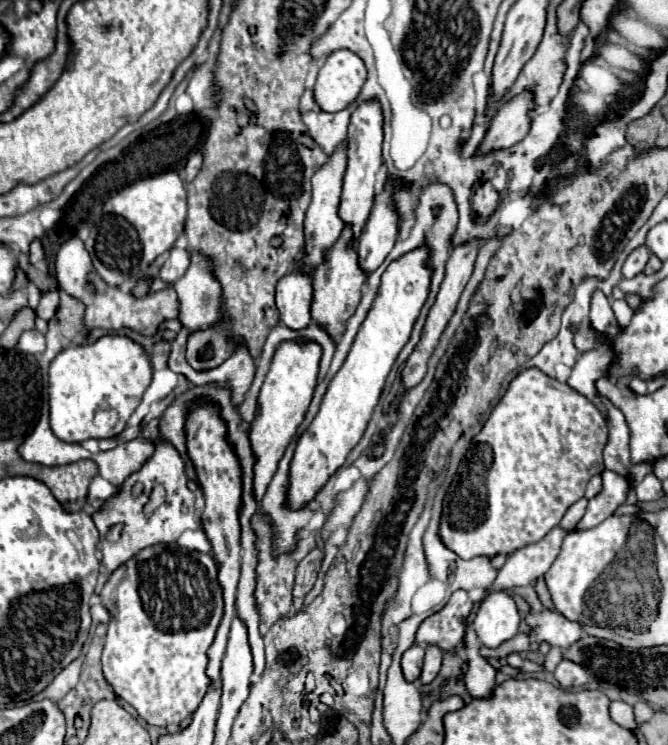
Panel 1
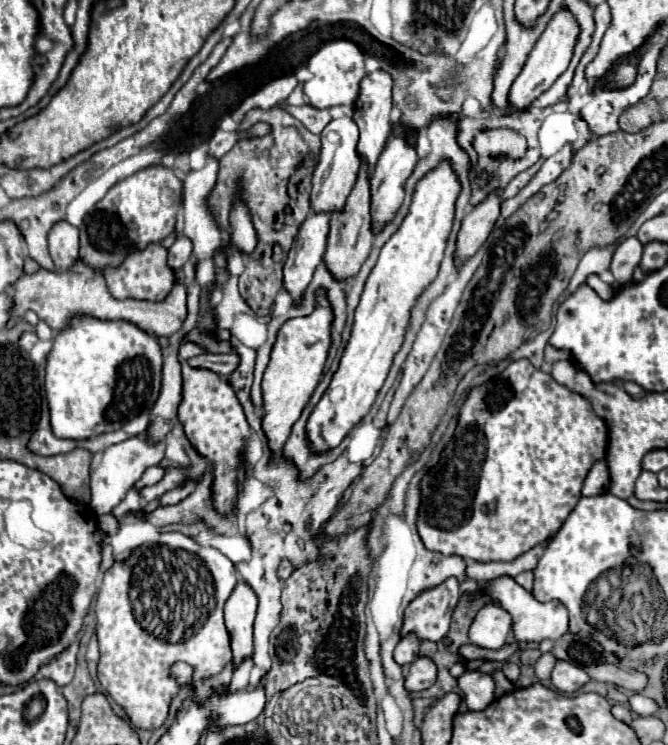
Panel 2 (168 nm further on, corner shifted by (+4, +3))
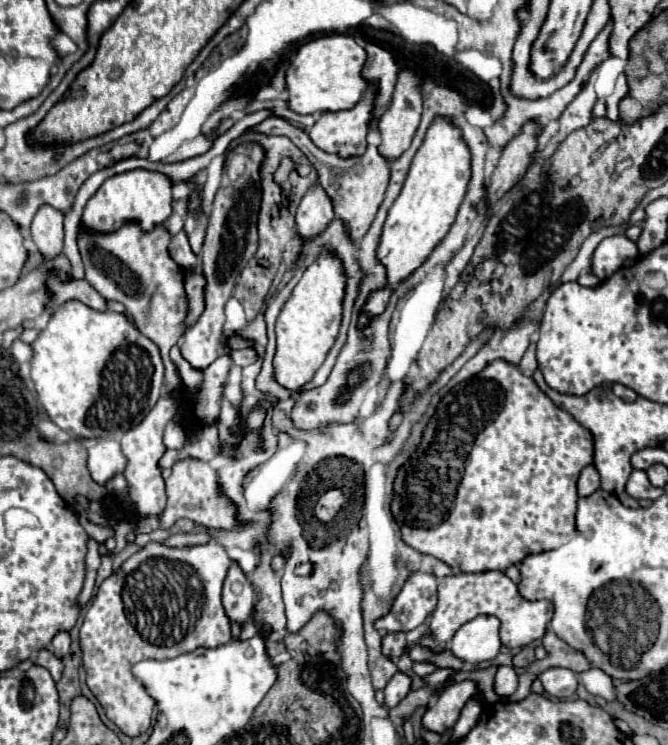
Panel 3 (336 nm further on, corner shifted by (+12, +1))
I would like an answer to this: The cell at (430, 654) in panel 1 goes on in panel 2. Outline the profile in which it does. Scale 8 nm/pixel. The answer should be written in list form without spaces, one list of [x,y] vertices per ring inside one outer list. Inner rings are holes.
[[[416,658],[410,664],[410,672],[406,676],[404,688],[408,692],[420,692],[430,688],[436,682],[436,664],[430,658]]]

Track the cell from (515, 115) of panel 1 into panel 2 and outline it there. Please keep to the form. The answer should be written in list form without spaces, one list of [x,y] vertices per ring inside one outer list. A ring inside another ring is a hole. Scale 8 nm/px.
[[[562,8],[558,10],[552,20],[548,22],[546,30],[542,32],[542,36],[538,38],[534,50],[530,52],[520,76],[516,78],[516,82],[512,84],[512,90],[510,90],[510,102],[512,102],[512,108],[514,110],[522,110],[524,106],[532,104],[542,92],[546,92],[554,82],[556,78],[568,68],[570,60],[572,60],[572,54],[574,54],[574,46],[576,46],[576,40],[578,40],[578,34],[580,34],[580,24],[578,20],[574,18],[574,14],[568,10],[568,8]]]

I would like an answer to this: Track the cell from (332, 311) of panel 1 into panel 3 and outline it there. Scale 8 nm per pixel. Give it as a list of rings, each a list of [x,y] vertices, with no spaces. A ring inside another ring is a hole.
[[[270,116],[266,118],[264,122],[256,124],[254,128],[250,128],[250,132],[256,132],[256,134],[284,134],[288,136],[306,156],[308,160],[314,164],[316,172],[318,172],[318,184],[326,190],[328,198],[332,200],[332,206],[334,206],[334,214],[344,222],[346,226],[346,234],[348,238],[356,244],[364,238],[364,234],[368,232],[374,216],[376,216],[376,210],[378,206],[382,204],[382,198],[384,198],[384,190],[388,186],[388,176],[390,176],[390,168],[388,164],[384,162],[384,158],[380,158],[378,150],[376,150],[376,144],[368,144],[366,152],[360,156],[360,158],[340,158],[336,154],[326,154],[322,152],[320,148],[314,146],[314,142],[308,138],[308,134],[292,124],[288,124],[286,120],[278,118],[278,116]]]

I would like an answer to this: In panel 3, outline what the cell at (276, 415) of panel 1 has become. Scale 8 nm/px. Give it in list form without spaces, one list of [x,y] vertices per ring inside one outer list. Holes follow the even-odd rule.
[[[320,254],[320,258],[306,268],[302,280],[294,288],[290,300],[284,304],[276,320],[276,354],[274,354],[274,378],[280,386],[292,392],[296,400],[300,388],[306,386],[316,370],[322,366],[328,350],[332,348],[340,320],[342,320],[342,296],[344,296],[346,276],[340,262],[330,254]]]

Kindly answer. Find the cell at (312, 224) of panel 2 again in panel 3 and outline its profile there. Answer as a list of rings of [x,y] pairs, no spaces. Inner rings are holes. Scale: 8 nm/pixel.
[[[312,186],[296,210],[296,234],[310,242],[334,220],[330,198],[320,186]]]

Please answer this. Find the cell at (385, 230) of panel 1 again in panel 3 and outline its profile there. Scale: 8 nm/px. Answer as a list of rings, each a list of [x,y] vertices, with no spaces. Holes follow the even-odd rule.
[[[402,70],[398,74],[398,82],[396,82],[396,90],[392,96],[392,102],[388,106],[388,110],[382,114],[380,122],[378,122],[378,132],[380,132],[380,146],[378,152],[380,156],[392,164],[394,160],[398,160],[412,142],[412,136],[420,124],[420,114],[422,114],[422,96],[420,96],[420,76],[416,76],[412,70]]]

